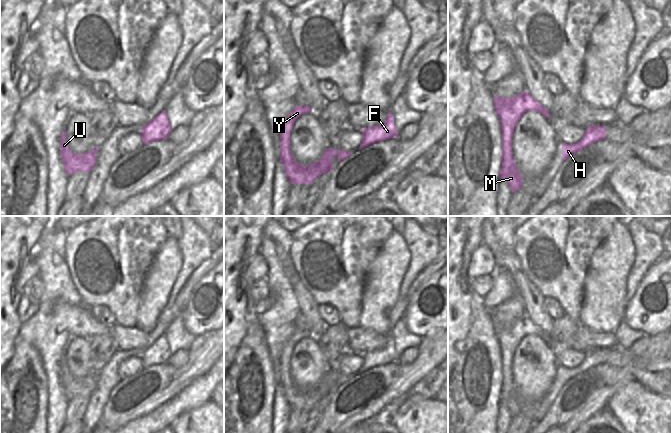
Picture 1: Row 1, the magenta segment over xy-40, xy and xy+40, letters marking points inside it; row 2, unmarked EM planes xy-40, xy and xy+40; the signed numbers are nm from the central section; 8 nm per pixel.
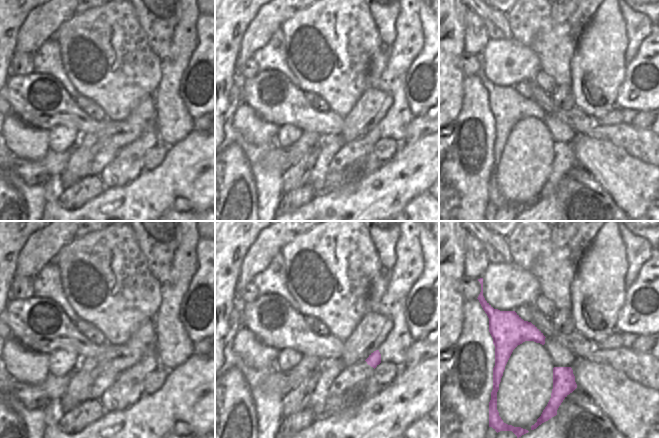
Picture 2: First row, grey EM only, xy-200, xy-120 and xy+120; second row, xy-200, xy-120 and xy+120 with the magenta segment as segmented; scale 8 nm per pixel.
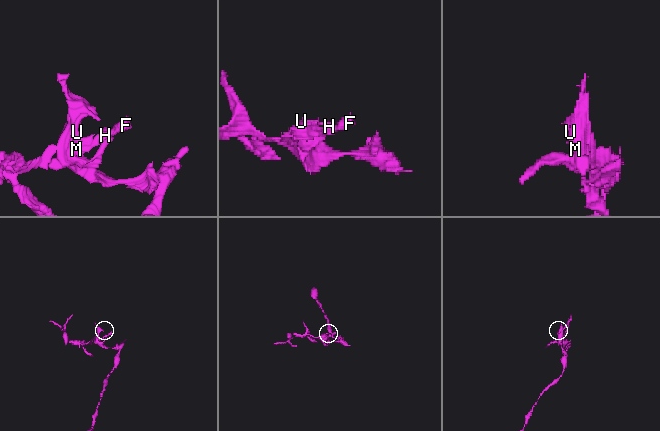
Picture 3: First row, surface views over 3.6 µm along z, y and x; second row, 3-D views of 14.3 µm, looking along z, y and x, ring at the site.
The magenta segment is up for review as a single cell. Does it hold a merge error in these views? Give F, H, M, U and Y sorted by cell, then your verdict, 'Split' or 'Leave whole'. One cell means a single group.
Groups: F H M U Y. Leave whole

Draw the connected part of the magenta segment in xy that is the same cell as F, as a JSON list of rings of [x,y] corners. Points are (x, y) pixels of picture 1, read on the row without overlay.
[[[388,336],[388,341],[381,348],[365,352],[362,355],[362,359],[363,363],[359,374],[375,366],[396,362],[398,356],[396,355],[396,351],[394,349],[394,341],[392,337]]]

